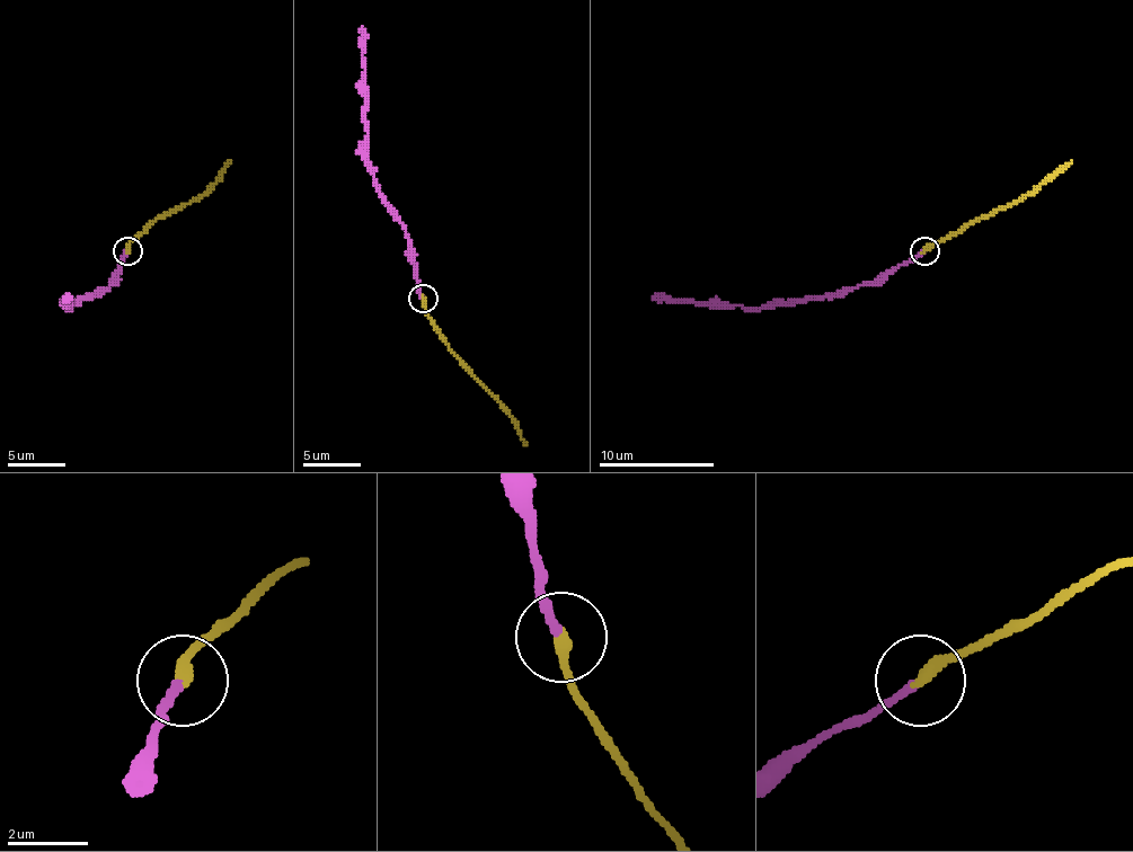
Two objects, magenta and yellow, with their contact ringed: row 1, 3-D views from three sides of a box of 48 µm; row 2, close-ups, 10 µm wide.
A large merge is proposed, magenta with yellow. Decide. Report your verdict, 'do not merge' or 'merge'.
merge

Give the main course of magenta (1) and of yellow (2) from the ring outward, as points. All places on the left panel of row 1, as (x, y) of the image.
1: (126, 250), (117, 276), (100, 293), (69, 308), (65, 296)
2: (126, 250), (152, 221), (196, 201), (231, 160)

